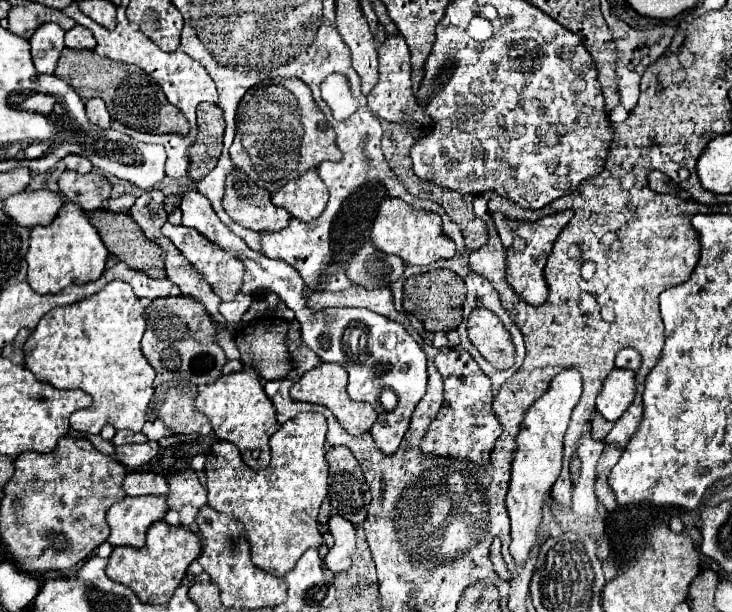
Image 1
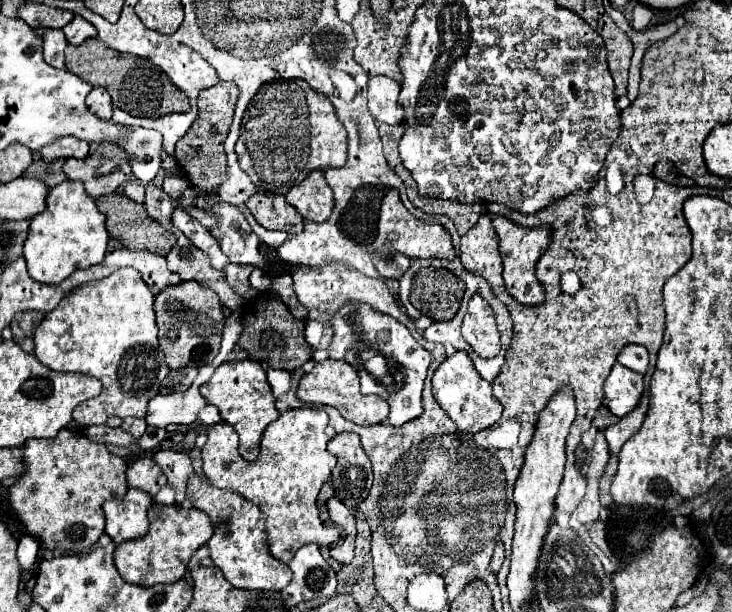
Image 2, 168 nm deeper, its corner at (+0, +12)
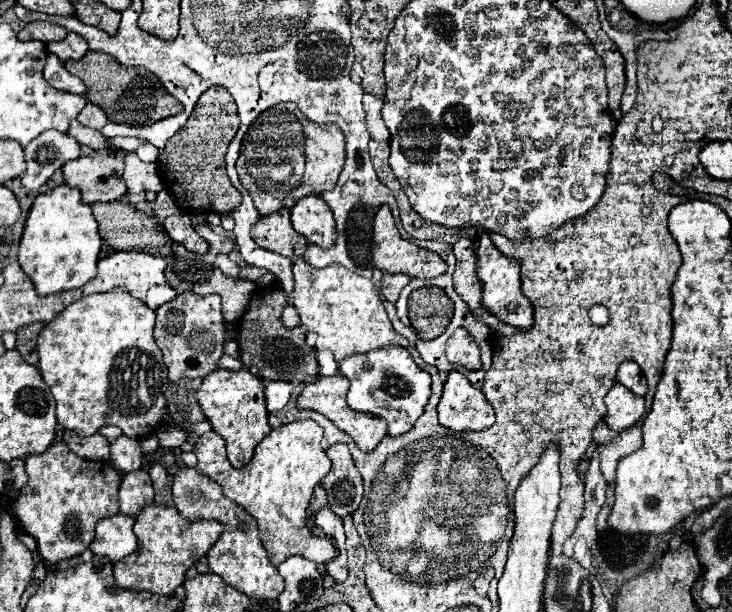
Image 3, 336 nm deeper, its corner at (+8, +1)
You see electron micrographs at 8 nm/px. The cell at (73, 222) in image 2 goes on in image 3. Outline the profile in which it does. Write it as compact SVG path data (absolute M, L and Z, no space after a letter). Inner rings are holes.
M64 183L34 199L26 217L18 259L38 295L50 295L86 285L96 275L100 247L102 239L90 205L82 201L76 187Z

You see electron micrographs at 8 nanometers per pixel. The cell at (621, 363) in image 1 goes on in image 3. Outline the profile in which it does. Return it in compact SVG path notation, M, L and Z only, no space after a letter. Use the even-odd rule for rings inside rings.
M632 361L620 365L618 383L622 383L624 387L628 387L630 391L634 391L640 397L644 397L646 391L648 391L648 385L646 385L646 379L642 375L642 369L638 367L638 363L632 363Z

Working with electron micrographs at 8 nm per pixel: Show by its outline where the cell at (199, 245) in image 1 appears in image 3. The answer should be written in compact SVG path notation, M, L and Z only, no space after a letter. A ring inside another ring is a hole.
M188 213L170 215L164 221L164 229L176 243L184 245L188 251L192 251L192 253L206 253L208 251L208 243L194 231Z

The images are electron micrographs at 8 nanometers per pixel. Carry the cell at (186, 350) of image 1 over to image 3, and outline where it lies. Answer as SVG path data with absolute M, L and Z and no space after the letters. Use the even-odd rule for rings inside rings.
M192 291L180 293L174 301L164 303L156 309L156 329L154 339L164 353L164 363L168 367L168 379L172 383L180 379L206 377L218 367L220 357L224 355L226 329L222 319L222 307L218 295L198 297Z

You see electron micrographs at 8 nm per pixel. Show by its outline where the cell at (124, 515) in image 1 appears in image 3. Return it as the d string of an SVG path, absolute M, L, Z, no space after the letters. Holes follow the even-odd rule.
M116 513L114 517L104 517L96 525L96 537L90 543L90 551L98 557L106 557L116 563L136 549L136 535L132 531L134 517Z

